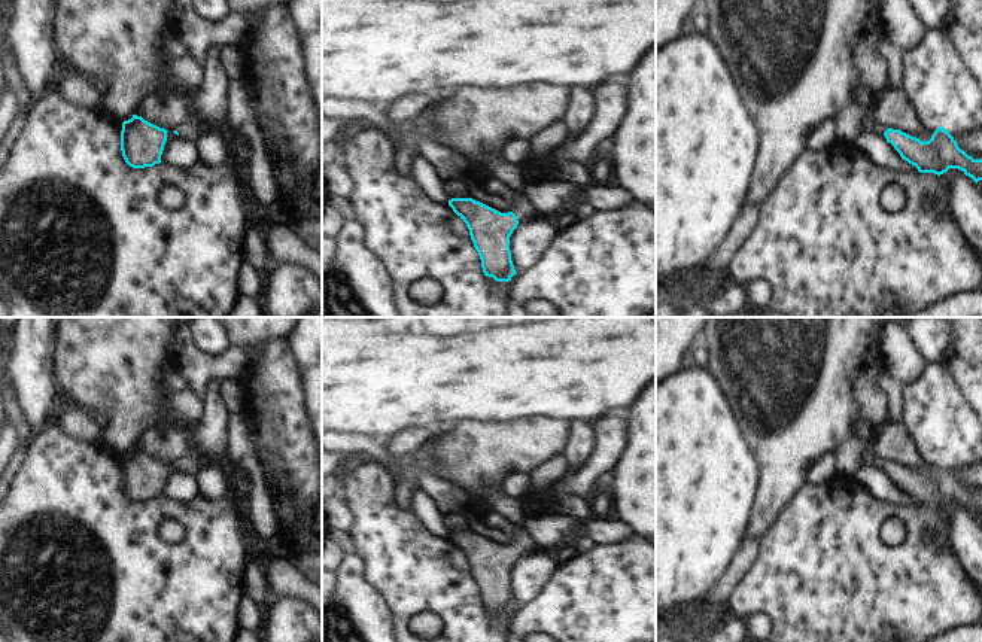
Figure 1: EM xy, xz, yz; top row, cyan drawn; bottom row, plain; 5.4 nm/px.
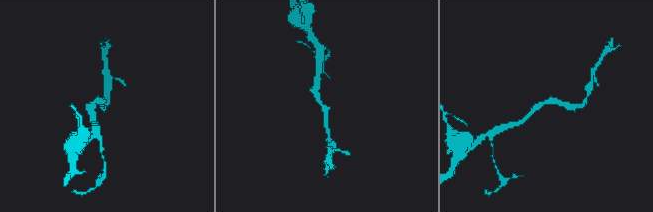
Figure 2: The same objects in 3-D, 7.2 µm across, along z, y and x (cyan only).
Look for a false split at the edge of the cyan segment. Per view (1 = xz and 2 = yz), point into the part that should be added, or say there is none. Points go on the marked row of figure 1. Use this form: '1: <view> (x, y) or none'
1: xz (522, 209)
2: yz (869, 124)

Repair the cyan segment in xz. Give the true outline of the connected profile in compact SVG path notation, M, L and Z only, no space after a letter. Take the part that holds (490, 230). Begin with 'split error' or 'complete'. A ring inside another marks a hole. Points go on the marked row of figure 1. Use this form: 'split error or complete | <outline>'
split error | M517 189L508 213L501 213L472 198L452 198L449 206L466 223L484 276L496 282L510 282L516 274L510 237L519 223L535 216L523 189Z

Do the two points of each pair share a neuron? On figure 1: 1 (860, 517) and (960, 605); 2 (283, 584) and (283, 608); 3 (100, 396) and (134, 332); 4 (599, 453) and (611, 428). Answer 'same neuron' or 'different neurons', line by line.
1: same neuron
2: different neurons
3: same neuron
4: same neuron

